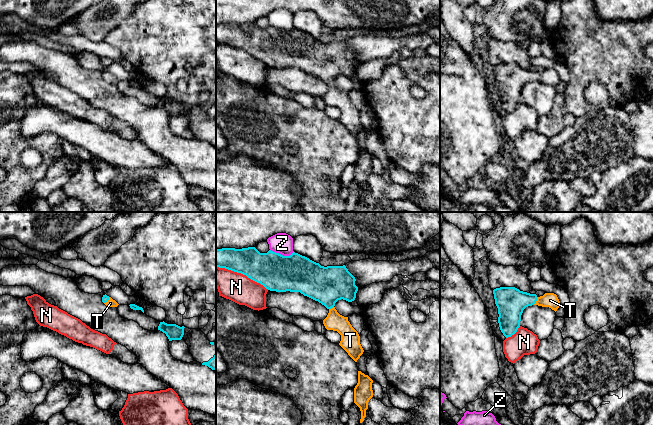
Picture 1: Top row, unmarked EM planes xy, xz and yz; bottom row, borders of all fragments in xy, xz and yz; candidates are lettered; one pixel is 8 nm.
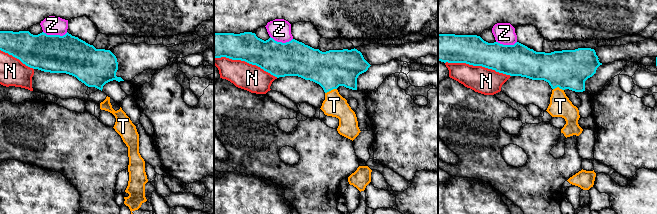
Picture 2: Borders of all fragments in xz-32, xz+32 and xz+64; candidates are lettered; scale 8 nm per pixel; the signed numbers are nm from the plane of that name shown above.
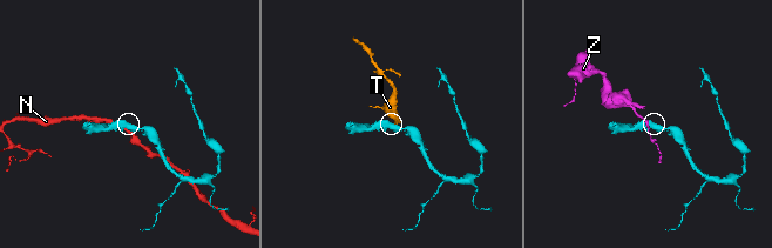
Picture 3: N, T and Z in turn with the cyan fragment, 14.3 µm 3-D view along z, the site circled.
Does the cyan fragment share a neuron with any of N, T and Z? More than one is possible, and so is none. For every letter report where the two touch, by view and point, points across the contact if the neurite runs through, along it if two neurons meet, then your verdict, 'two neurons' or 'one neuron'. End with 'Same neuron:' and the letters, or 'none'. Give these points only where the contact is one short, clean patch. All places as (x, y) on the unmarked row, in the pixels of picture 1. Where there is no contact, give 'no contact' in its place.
N: meets cyan in xz at (242, 49); two neurons
T: meets cyan in yz at (536, 76); runs through yz (510, 77), (536, 76), (550, 76); one neuron
Z: meets cyan in xz at (282, 31); two neurons
Same neuron: T

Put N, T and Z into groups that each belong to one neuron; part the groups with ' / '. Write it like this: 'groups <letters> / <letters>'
groups N / T / Z

